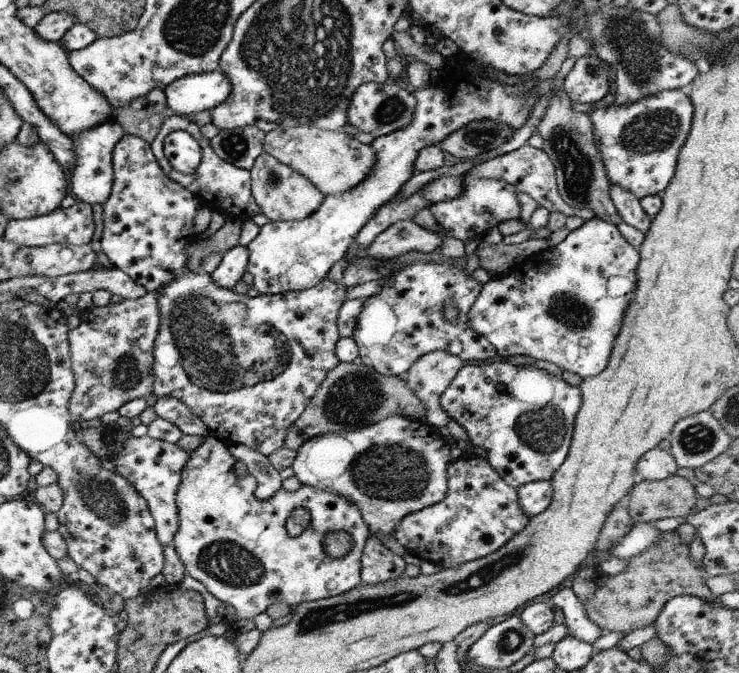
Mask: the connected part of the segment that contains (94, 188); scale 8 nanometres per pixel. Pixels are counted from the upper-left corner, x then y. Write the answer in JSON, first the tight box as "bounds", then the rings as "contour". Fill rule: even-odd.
{"bounds":[67,118,124,205],"contour":[[[111,118],[95,128],[89,128],[84,133],[78,134],[75,139],[71,139],[74,144],[75,160],[73,160],[71,172],[67,173],[68,193],[76,201],[93,205],[102,204],[107,200],[113,182],[112,150],[124,134],[121,125]]]}

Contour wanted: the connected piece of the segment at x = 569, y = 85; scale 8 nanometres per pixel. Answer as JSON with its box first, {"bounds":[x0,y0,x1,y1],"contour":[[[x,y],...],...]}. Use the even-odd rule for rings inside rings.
{"bounds":[563,54,609,104],"contour":[[[594,54],[576,58],[564,77],[563,89],[572,102],[593,104],[609,91],[609,66]]]}

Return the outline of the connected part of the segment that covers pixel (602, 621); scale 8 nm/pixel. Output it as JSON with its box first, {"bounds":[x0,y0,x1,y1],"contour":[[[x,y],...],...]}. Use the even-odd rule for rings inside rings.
{"bounds":[580,530,717,634],"contour":[[[677,530],[659,531],[659,540],[649,546],[647,550],[643,550],[639,556],[633,556],[629,560],[625,560],[626,567],[620,573],[607,576],[602,586],[598,586],[592,595],[592,598],[580,602],[587,612],[587,618],[603,632],[620,632],[625,634],[638,628],[645,628],[651,625],[656,616],[661,612],[661,608],[674,596],[697,596],[703,600],[709,600],[711,604],[715,604],[717,599],[711,594],[707,588],[705,580],[702,576],[703,571],[697,567],[697,564],[691,560],[689,556],[689,547],[680,541]]]}

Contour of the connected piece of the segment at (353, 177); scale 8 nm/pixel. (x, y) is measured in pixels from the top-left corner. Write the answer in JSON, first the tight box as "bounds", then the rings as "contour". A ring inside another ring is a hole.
{"bounds":[262,125,375,197],"contour":[[[307,125],[275,129],[264,135],[262,150],[305,176],[324,197],[338,195],[357,186],[375,166],[375,152],[371,145],[361,144],[347,129],[333,132]]]}

